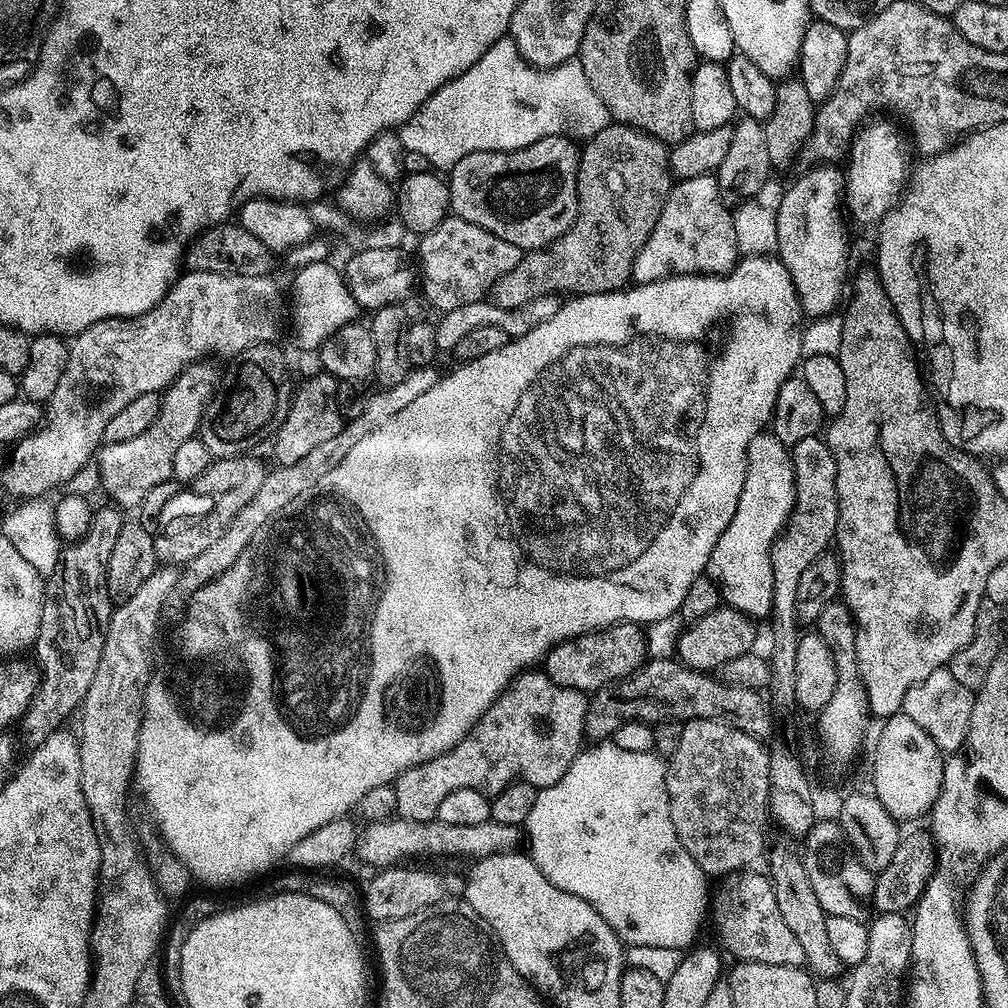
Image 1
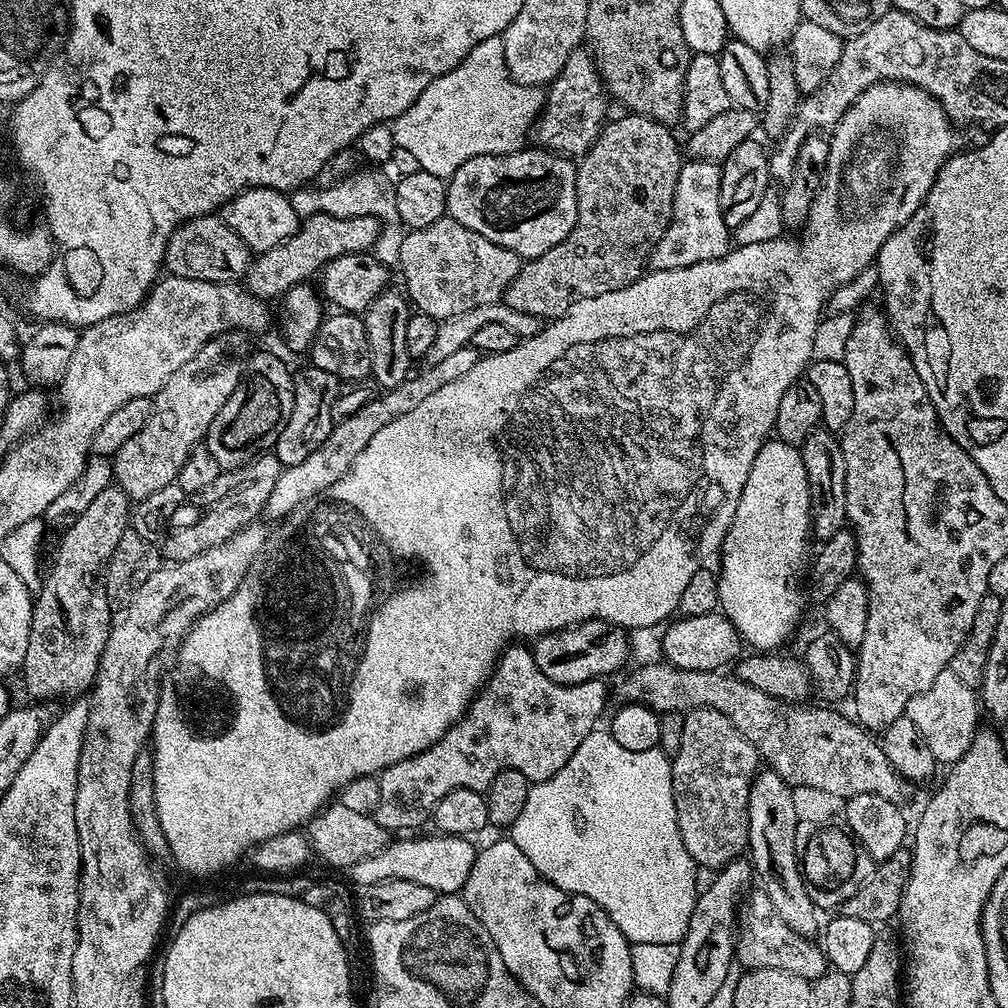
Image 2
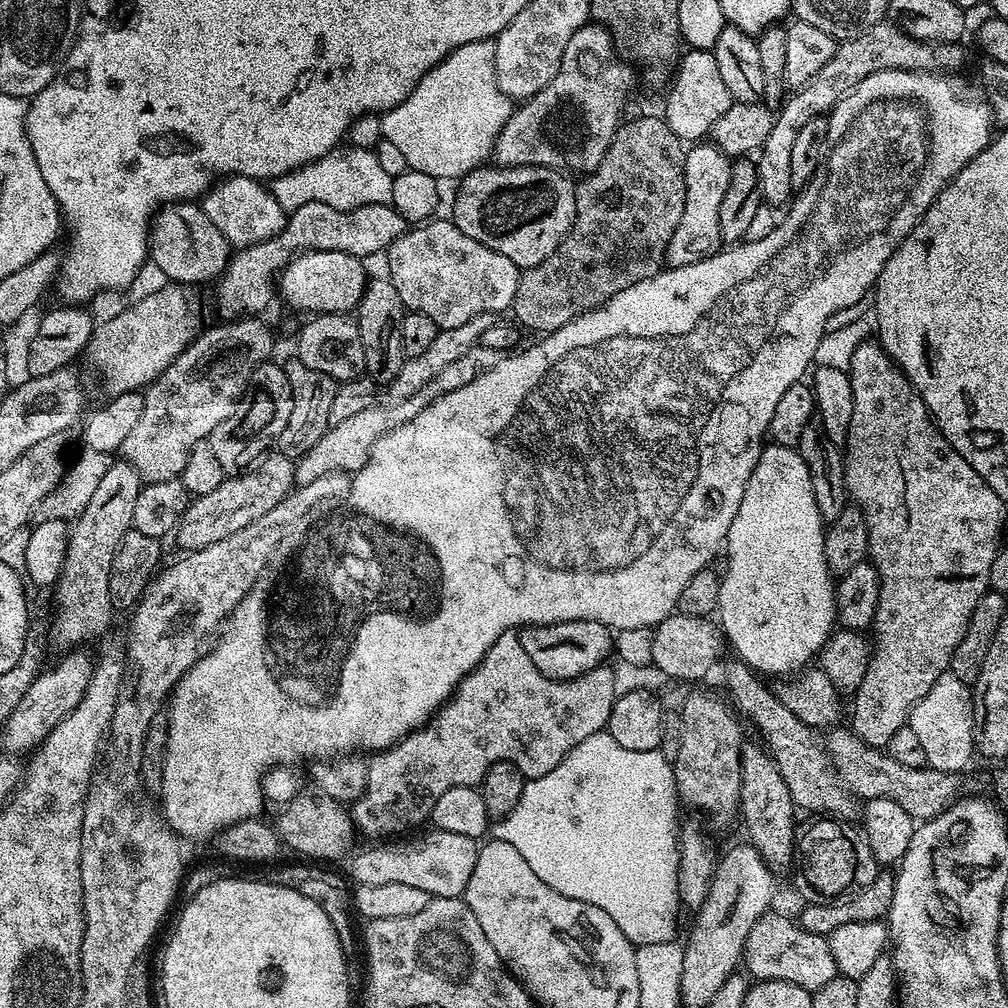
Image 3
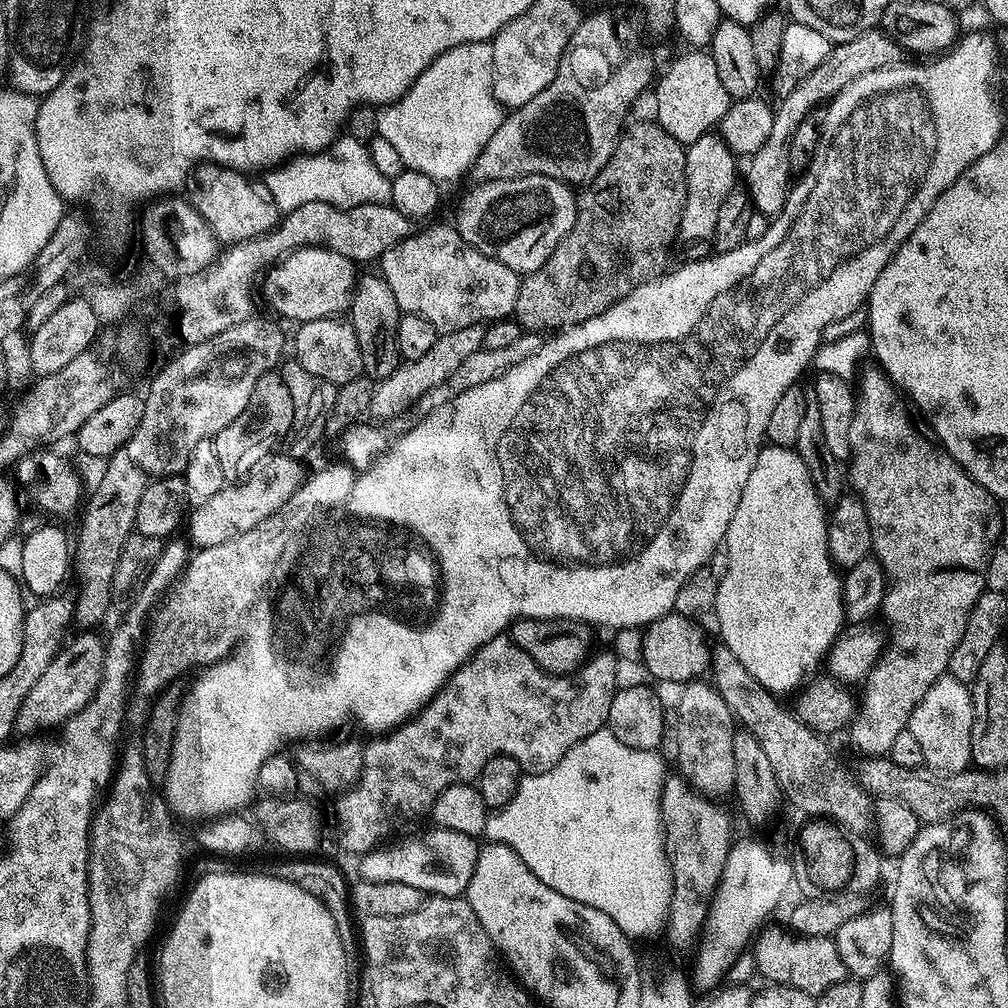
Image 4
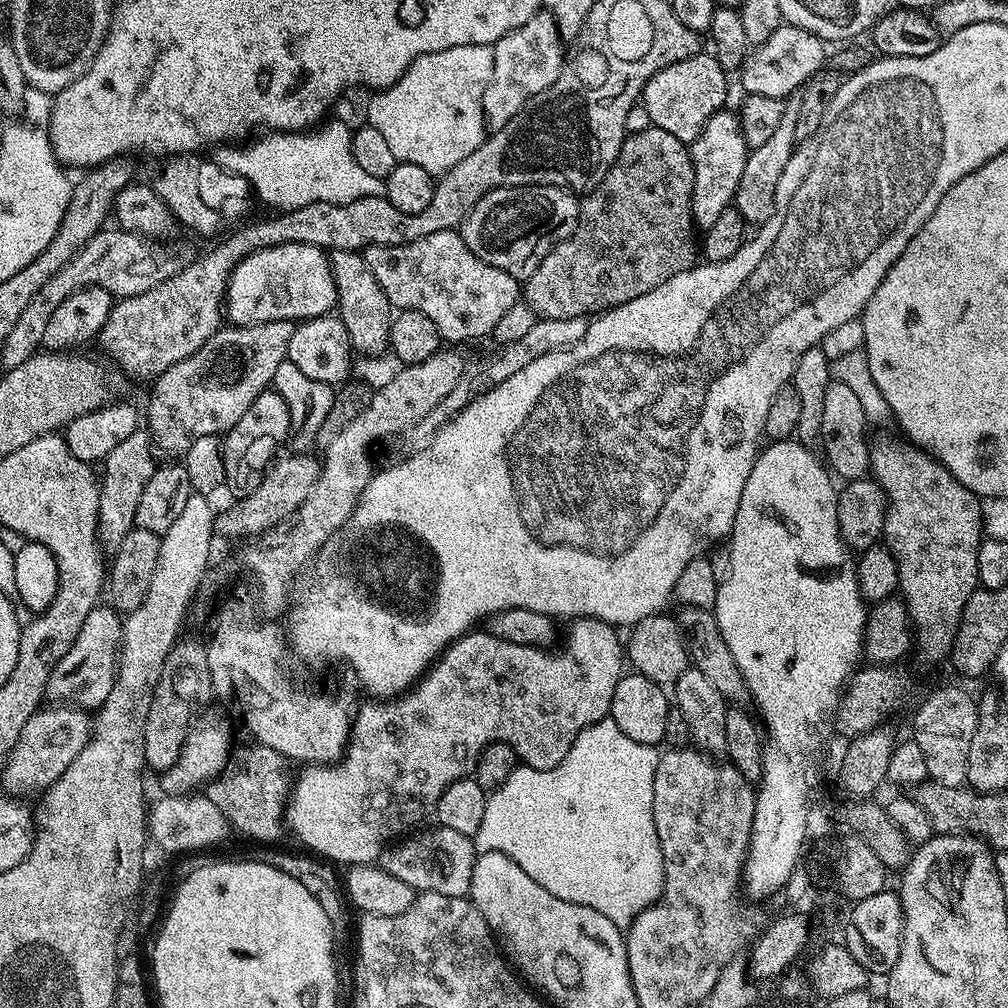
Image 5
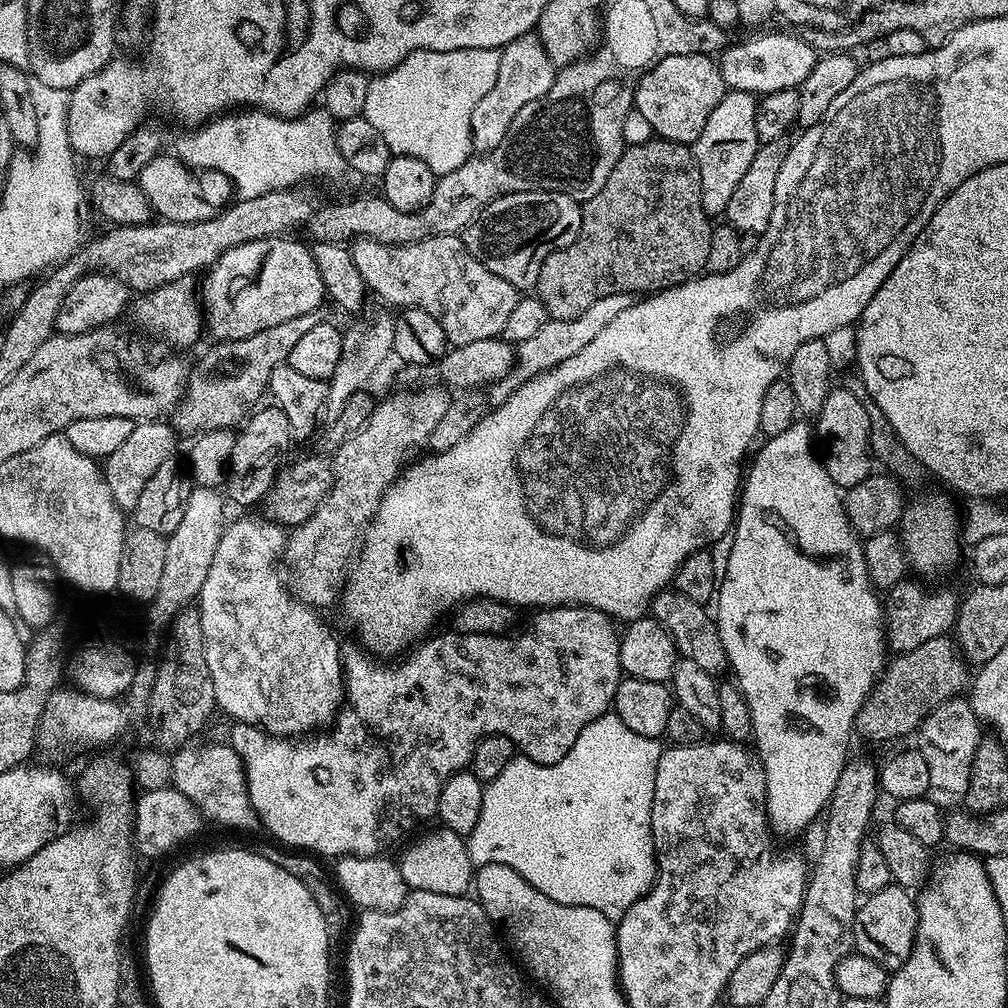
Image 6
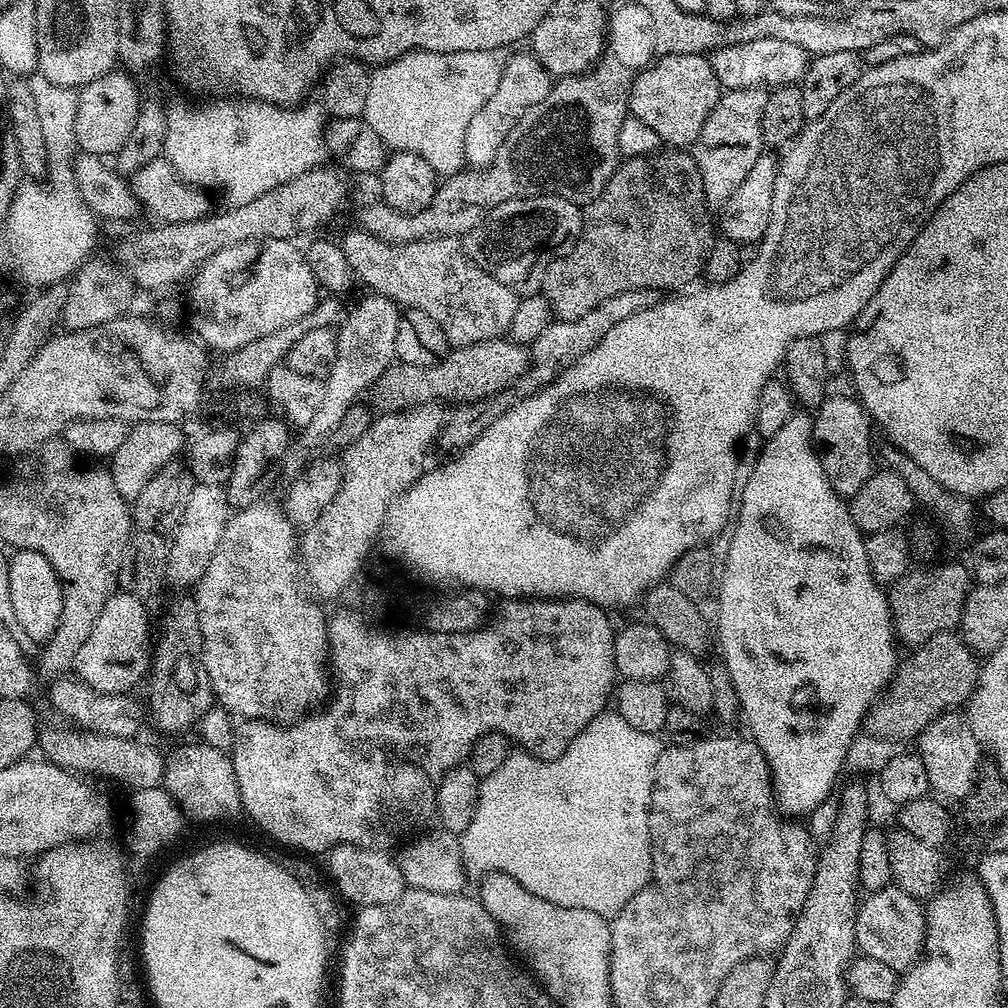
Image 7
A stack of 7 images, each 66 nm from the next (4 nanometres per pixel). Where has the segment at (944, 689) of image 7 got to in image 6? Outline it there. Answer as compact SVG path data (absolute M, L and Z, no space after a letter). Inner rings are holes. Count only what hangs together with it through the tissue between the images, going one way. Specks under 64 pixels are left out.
M947 635L922 642L918 650L893 655L856 714L855 735L868 740L896 740L911 732L913 735L938 705L959 697L963 693L960 691L969 687L970 672L967 670L957 645Z

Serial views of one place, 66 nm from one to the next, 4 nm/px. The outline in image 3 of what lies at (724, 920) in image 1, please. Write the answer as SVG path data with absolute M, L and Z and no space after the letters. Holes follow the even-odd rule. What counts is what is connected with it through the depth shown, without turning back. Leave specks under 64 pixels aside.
M769 910L762 918L758 918L758 922L754 922L754 928L750 930L750 938L746 938L742 964L745 969L748 967L747 975L756 980L794 982L794 986L802 986L808 992L818 991L822 986L826 986L826 982L830 982L838 975L834 954L830 952L828 945L828 937L806 932L795 919L787 920L782 913L776 911Z

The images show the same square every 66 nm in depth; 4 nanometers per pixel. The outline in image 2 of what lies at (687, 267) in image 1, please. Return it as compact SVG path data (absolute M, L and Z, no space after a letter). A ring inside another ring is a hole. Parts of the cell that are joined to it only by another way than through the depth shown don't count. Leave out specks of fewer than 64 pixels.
M693 160L681 163L678 186L674 190L672 221L666 234L654 246L650 261L651 271L678 270L698 262L720 260L733 247L734 240L726 222L722 222L720 201L721 165L710 160Z

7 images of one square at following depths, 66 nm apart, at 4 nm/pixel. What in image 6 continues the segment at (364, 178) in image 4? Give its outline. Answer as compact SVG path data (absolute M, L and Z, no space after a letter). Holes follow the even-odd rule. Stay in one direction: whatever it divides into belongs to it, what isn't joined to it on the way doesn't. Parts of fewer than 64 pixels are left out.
M323 106L295 117L274 116L259 110L240 110L236 114L240 120L233 120L230 114L221 115L211 122L197 127L193 136L188 136L180 144L178 155L187 165L196 170L221 172L232 179L235 195L240 198L258 198L258 194L270 194L295 189L303 180L336 180L346 165L336 145L337 121L332 119Z

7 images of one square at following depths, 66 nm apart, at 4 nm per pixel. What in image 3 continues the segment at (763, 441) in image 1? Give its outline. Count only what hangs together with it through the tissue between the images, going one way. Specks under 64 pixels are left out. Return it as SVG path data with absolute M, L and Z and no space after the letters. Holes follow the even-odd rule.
M773 442L761 447L760 457L754 466L754 474L750 474L750 478L746 482L746 494L742 494L742 506L738 506L738 514L734 514L734 522L730 522L730 530L726 541L728 568L723 572L720 582L720 606L718 609L718 617L720 616L718 624L722 629L725 641L730 645L730 648L736 651L733 653L757 674L763 674L765 677L780 676L776 678L784 678L789 674L801 671L805 666L813 663L820 647L828 641L828 637L834 631L834 625L837 623L836 590L834 576L833 573L828 571L828 563L824 553L825 531L826 521L820 517L818 502L814 502L814 486L810 486L810 470L806 470L806 462L801 458L799 451L795 447Z

